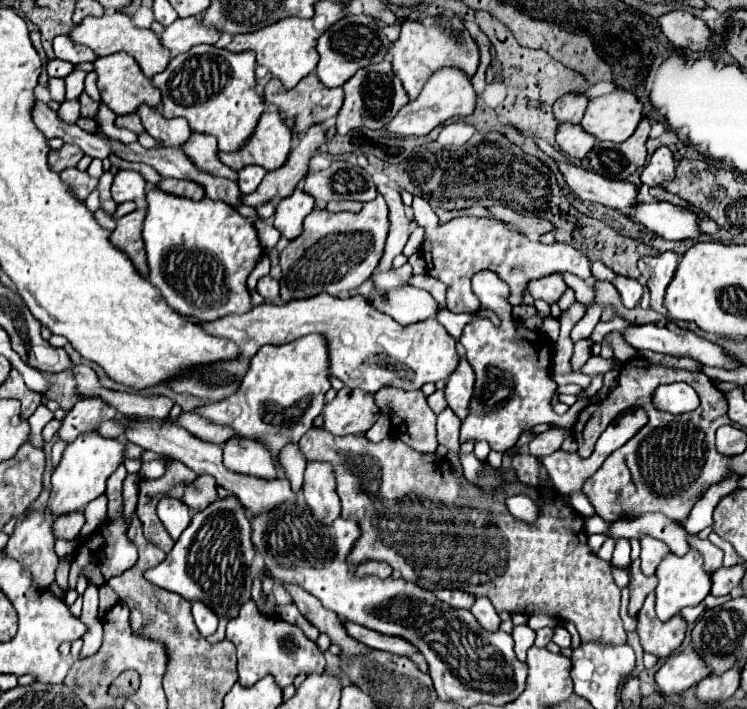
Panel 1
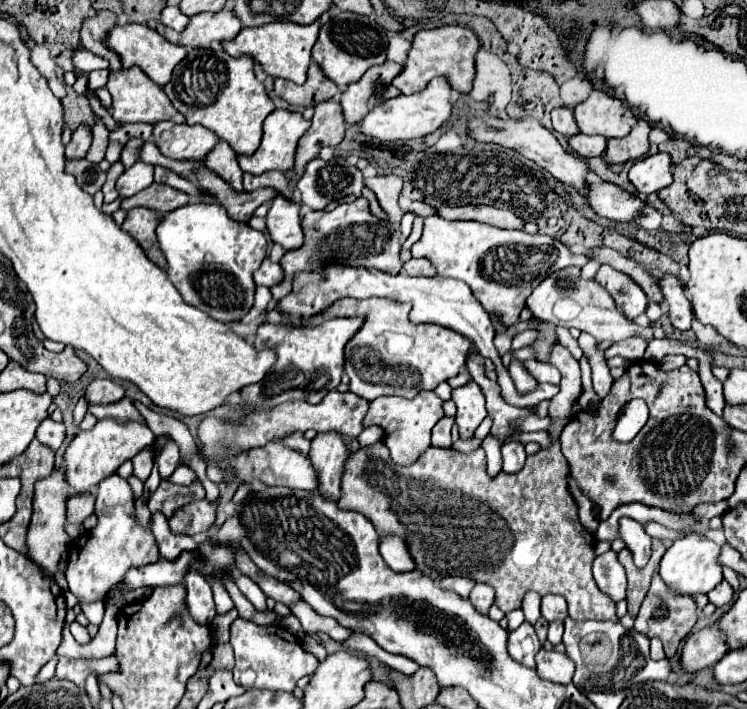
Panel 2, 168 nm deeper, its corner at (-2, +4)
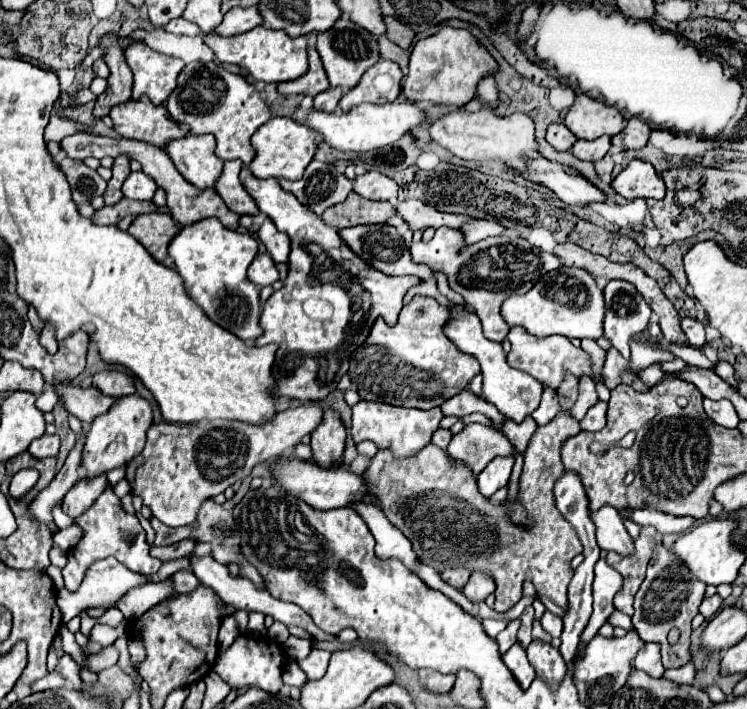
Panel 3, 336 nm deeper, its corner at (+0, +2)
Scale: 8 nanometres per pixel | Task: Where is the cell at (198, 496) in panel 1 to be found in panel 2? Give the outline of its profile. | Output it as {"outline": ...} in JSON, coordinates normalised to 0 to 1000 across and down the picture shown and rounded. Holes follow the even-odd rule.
{"outline":[[[276,704],[260,707],[244,721],[233,724],[233,729],[228,732],[228,749],[246,755],[262,755],[268,749],[278,749],[289,732],[286,721],[289,709],[278,709]]]}

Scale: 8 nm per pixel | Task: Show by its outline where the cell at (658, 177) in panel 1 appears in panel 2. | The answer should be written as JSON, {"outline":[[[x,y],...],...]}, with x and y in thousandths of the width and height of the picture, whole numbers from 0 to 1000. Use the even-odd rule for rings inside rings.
{"outline":[[[892,216],[862,221],[846,233],[846,238],[841,241],[841,252],[854,272],[881,272],[900,258],[897,233],[900,230]]]}

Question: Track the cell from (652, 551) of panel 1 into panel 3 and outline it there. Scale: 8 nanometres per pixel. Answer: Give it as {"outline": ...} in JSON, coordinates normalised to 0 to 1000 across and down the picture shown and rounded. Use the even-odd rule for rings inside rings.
{"outline":[[[806,715],[793,724],[798,740],[798,760],[803,774],[825,777],[830,783],[849,783],[849,760],[841,755],[830,724],[822,715]]]}

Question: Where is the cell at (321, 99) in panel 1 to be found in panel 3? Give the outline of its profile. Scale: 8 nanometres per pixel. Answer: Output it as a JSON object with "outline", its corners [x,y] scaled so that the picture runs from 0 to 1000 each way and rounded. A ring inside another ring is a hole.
{"outline":[[[420,47],[412,52],[412,86],[415,86],[415,97],[404,111],[394,111],[394,114],[383,114],[383,117],[369,120],[375,134],[415,134],[415,137],[423,137],[426,131],[442,126],[439,109],[434,103],[431,86],[428,86],[426,72],[423,72],[423,49]]]}

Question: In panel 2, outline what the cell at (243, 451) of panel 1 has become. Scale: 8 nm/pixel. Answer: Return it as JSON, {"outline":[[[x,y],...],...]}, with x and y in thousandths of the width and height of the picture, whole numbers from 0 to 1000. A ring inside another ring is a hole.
{"outline":[[[359,625],[329,639],[340,656],[340,670],[356,684],[426,693],[426,667],[412,645],[386,633],[380,625]]]}

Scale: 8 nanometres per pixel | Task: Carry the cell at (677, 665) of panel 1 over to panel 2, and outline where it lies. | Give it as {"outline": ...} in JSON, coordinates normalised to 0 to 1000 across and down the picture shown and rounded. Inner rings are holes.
{"outline":[[[942,884],[926,893],[913,915],[913,941],[918,946],[937,946],[959,938],[975,921],[975,907],[969,904],[969,893],[956,884]]]}

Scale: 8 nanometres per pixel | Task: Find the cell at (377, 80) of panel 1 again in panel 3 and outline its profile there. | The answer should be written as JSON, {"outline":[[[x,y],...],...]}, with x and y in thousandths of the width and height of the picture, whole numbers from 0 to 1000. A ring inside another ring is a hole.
{"outline":[[[506,86],[482,111],[482,117],[469,126],[455,140],[455,154],[469,157],[482,145],[522,145],[535,134],[538,100],[525,86]]]}

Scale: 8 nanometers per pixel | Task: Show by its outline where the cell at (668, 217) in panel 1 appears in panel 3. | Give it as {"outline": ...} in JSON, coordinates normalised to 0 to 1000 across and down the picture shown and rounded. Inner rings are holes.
{"outline":[[[728,221],[710,224],[710,230],[704,230],[704,238],[699,238],[696,244],[710,255],[736,264],[758,289],[787,292],[790,286],[811,286],[814,281],[809,269],[795,264],[795,258],[779,250],[771,238],[739,230]]]}

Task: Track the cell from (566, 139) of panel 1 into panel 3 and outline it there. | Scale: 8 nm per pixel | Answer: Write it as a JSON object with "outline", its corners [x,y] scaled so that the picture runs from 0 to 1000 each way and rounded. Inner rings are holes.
{"outline":[[[801,193],[795,199],[782,199],[774,196],[766,205],[766,216],[776,224],[776,227],[803,227],[817,210],[817,193]]]}

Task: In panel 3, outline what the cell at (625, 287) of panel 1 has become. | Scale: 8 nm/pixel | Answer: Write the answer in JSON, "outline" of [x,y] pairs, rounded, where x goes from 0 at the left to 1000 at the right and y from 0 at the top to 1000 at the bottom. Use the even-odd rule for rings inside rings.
{"outline":[[[814,396],[809,405],[811,425],[811,450],[809,450],[809,475],[817,478],[838,506],[843,504],[843,475],[865,464],[870,450],[870,433],[849,410],[849,402],[841,396]]]}

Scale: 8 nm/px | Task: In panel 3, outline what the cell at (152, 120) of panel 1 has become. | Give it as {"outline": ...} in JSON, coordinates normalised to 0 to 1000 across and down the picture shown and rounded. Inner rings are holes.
{"outline":[[[249,190],[244,196],[230,196],[222,205],[222,216],[233,227],[236,238],[268,267],[286,264],[295,241],[297,224],[289,221],[286,190]]]}

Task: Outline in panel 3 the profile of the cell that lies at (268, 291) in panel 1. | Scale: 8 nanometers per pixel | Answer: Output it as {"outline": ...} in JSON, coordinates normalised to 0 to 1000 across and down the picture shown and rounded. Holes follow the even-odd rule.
{"outline":[[[359,357],[343,360],[343,365],[340,365],[337,374],[332,377],[332,394],[335,394],[340,402],[345,402],[345,405],[364,402],[364,399],[372,394],[369,371],[361,365]]]}

